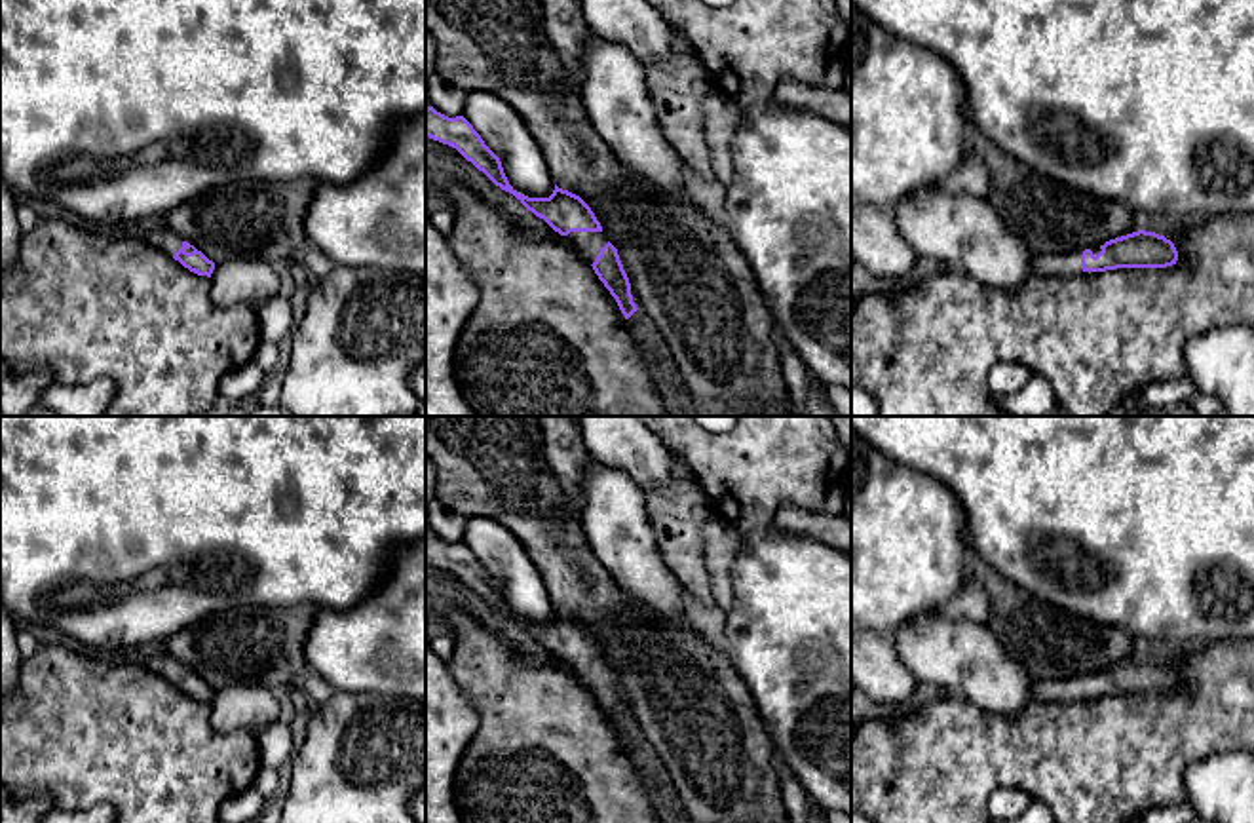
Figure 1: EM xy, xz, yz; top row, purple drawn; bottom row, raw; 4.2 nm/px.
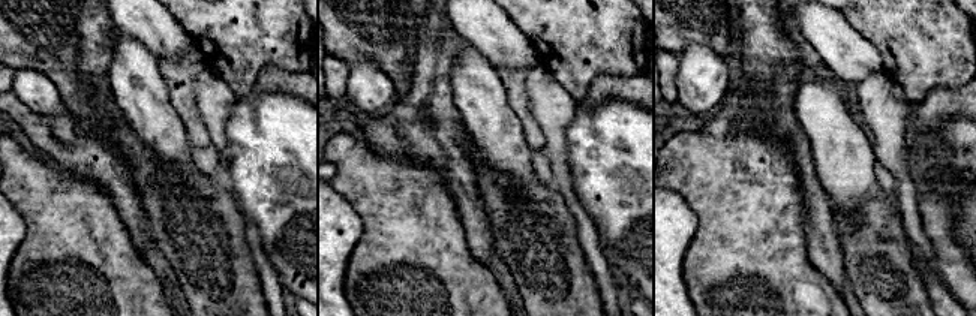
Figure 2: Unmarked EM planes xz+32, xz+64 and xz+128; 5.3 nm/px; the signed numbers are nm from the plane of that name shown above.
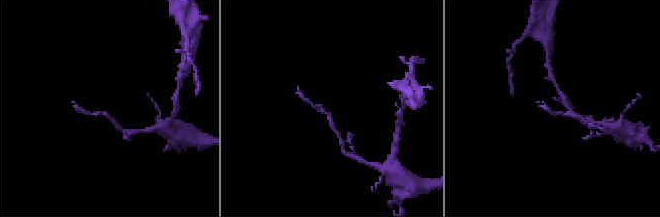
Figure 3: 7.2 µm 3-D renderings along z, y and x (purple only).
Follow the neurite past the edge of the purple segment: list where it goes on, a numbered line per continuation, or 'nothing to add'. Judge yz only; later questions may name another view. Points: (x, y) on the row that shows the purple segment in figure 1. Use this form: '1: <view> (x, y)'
1: yz (1064, 265)

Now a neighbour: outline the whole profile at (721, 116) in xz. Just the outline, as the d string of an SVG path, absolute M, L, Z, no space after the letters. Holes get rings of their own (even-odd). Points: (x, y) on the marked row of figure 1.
M724 87L703 99L703 133L712 163L712 175L728 186L733 179L732 144L741 124L741 108L728 97Z

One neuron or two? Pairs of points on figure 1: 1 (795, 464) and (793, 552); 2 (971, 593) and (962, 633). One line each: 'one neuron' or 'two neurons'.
1: two neurons
2: two neurons

